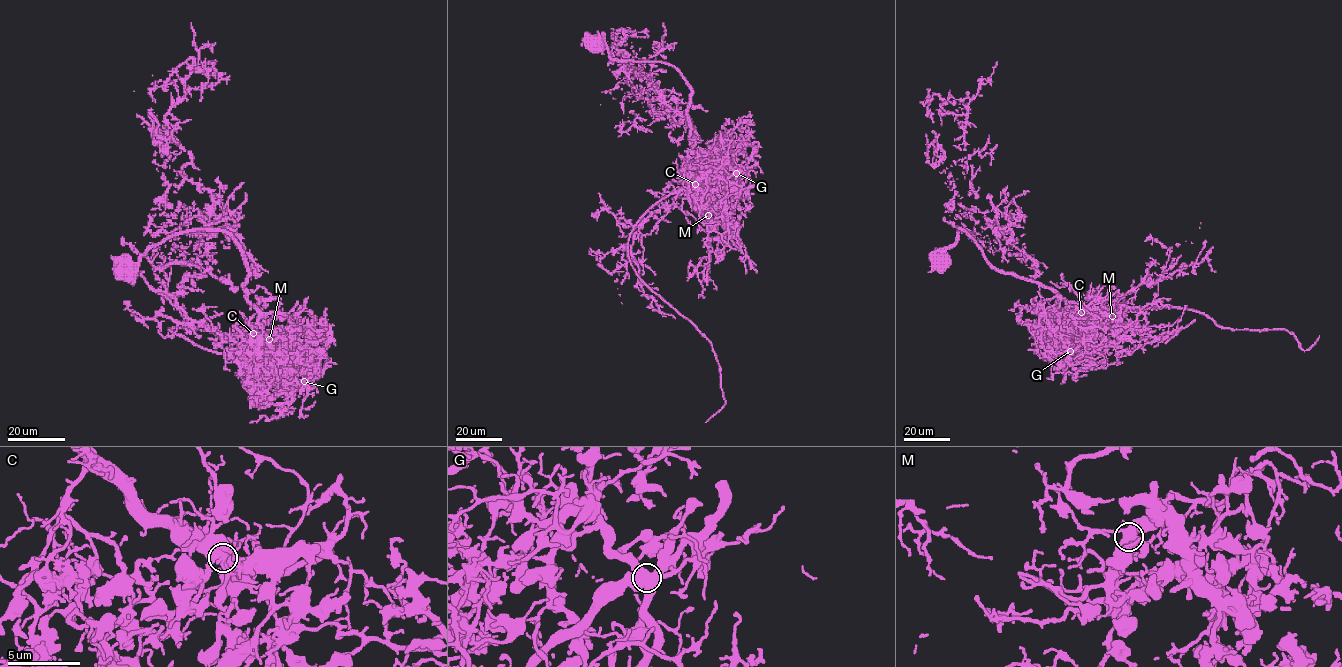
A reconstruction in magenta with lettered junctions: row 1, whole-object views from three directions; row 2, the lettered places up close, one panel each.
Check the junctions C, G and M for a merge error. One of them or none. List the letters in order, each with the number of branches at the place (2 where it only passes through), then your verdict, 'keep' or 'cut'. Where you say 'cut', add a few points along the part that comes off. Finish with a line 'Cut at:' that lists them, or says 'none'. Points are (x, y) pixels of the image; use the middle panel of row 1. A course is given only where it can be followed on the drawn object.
C: 6 | keep
G: 6 | cut | (736, 173), (715, 189), (662, 198), (628, 243), (636, 274), (712, 345), (724, 405), (705, 422)
M: 6 | keep
Cut at: G

